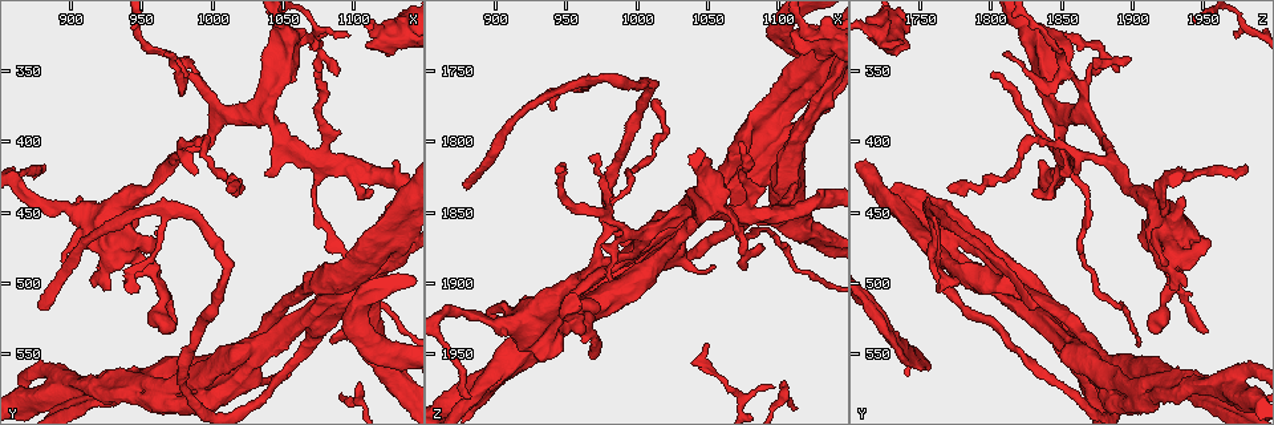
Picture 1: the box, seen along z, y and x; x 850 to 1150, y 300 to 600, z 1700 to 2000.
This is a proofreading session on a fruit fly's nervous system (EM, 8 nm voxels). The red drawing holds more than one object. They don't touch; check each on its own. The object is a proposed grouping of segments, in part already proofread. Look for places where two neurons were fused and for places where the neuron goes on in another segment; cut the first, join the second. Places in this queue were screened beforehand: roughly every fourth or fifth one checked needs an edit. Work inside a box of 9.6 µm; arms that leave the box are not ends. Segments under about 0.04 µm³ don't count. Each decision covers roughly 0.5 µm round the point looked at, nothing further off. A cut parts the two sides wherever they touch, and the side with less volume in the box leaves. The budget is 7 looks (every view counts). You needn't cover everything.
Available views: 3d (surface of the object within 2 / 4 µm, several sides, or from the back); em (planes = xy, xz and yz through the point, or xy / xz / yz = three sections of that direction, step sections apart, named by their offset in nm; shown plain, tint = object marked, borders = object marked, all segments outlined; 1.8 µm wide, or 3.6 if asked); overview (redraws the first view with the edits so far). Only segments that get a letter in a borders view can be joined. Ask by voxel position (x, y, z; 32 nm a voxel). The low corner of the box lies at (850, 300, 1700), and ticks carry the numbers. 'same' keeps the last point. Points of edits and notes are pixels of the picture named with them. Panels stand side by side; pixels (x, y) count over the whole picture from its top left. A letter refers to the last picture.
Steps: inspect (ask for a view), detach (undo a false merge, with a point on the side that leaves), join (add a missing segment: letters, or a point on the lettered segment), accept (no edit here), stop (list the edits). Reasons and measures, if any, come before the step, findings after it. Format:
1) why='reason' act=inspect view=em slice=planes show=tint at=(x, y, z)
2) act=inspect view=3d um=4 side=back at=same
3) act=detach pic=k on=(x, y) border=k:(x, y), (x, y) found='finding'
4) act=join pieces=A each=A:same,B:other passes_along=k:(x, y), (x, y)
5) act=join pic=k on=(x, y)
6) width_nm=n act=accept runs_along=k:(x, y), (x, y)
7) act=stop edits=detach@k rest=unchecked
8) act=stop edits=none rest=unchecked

why='thin end' act=inspect view=3d um=2 at=(878, 518, 1834)

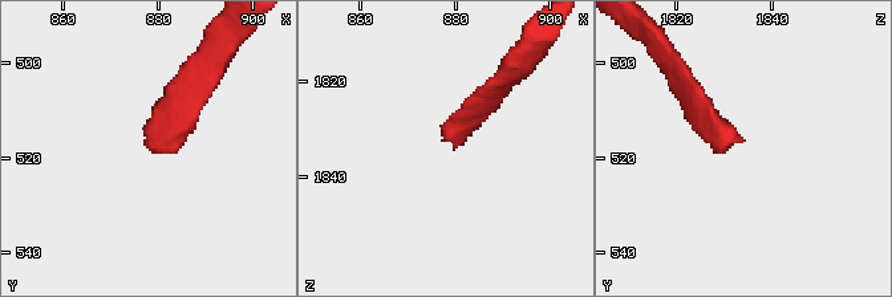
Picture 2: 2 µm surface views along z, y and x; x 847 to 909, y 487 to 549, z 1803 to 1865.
why='now the EM' act=inspect view=em slice=planes show=borders at=(877, 517, 1833)

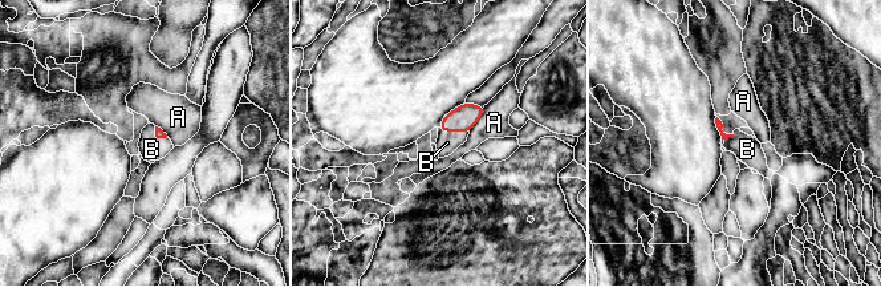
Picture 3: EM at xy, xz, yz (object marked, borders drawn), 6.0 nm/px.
act=join pieces=B each=A:other,B:same found='the neuron continues'

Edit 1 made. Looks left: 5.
act=inspect view=overview

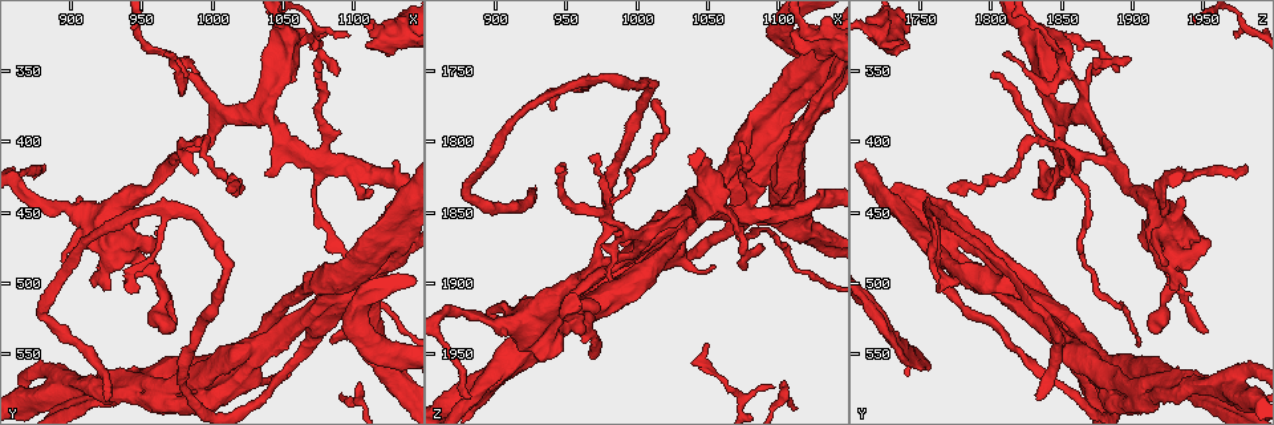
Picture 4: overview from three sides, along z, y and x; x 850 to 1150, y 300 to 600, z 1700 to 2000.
why='calibre changes' act=inspect view=3d um=4 at=(1074, 416, 1852)

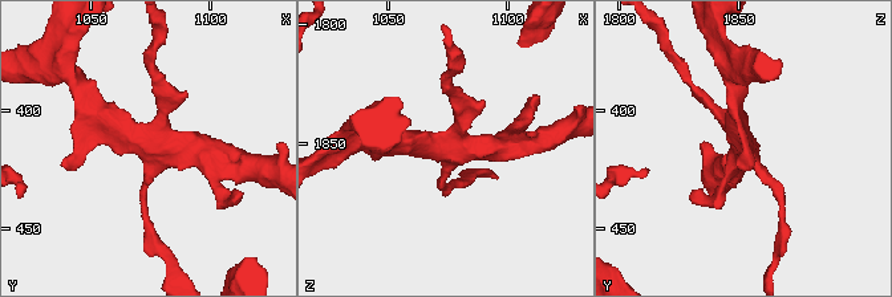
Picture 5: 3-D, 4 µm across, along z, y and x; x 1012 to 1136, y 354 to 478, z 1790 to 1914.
arms=4 act=inspect view=em slice=planes show=borders at=(1074, 416, 1853)

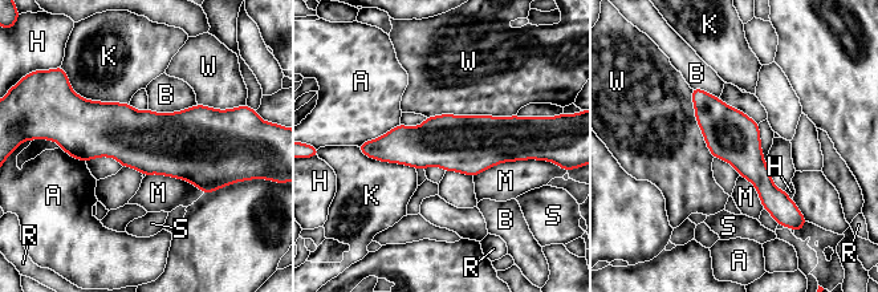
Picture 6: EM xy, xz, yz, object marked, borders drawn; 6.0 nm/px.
act=accept each=A:other,B:other,H:other,K:other,M:other,R:other,S:other,W:other runs_along=6:(521, 140), (362, 147) found='all the same neuron'

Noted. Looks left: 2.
why='free end' act=inspect view=em slice=planes show=tint at=(1118, 332, 1736)

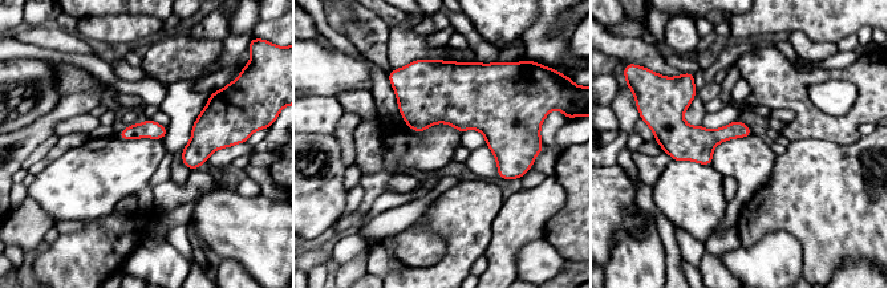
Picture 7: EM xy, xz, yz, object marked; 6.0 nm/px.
act=inspect view=em slice=planes show=borders at=same

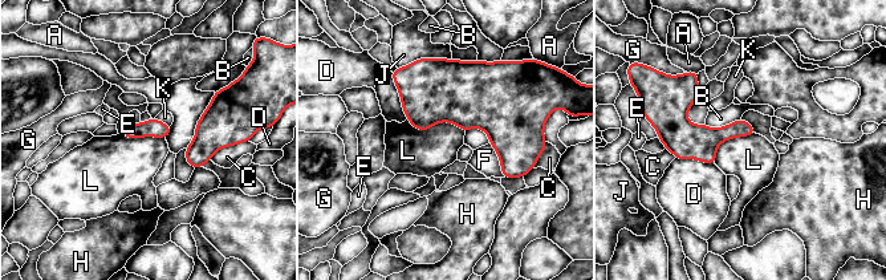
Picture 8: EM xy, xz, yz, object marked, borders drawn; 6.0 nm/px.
act=accept each=A:other,B:other,C:other,D:other,E:other,F:other,G:other,H:other,J:other,K:other,L:other border=8:(406, 120), (464, 133) found='no lettered segment goes on from it'

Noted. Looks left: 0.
act=stop edits=join@3 rest=unchecked

